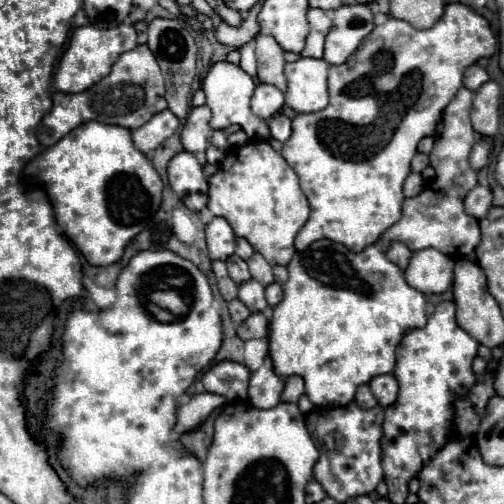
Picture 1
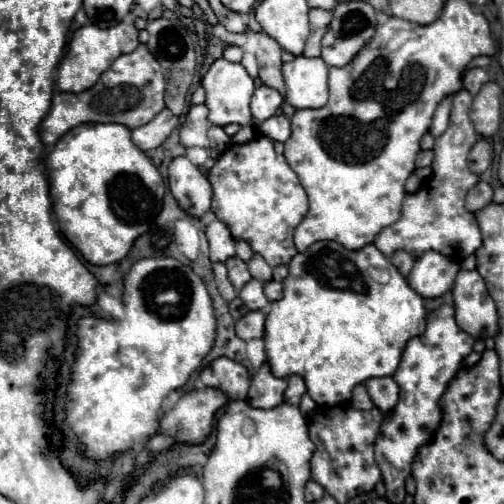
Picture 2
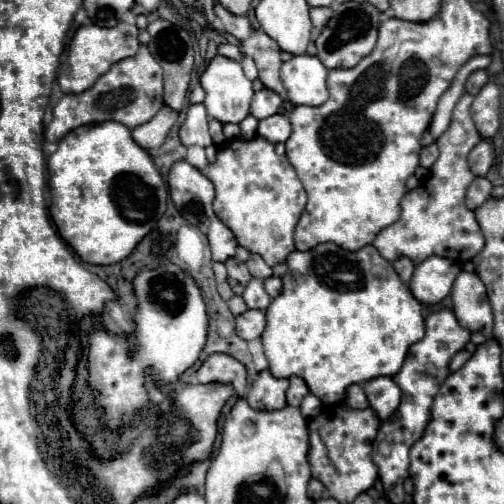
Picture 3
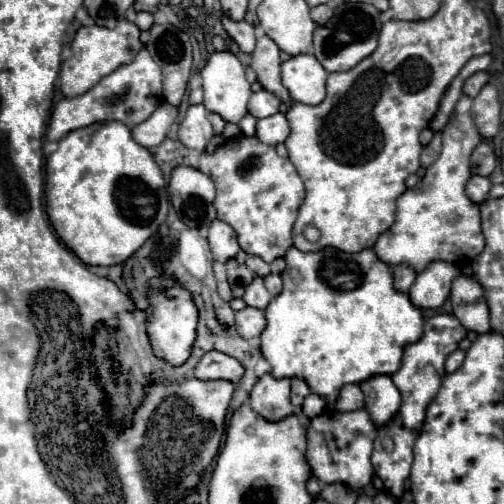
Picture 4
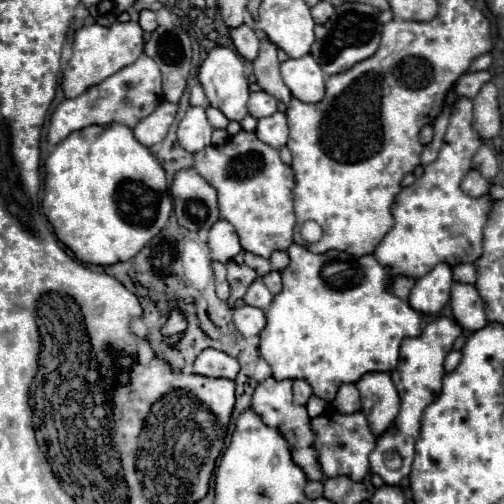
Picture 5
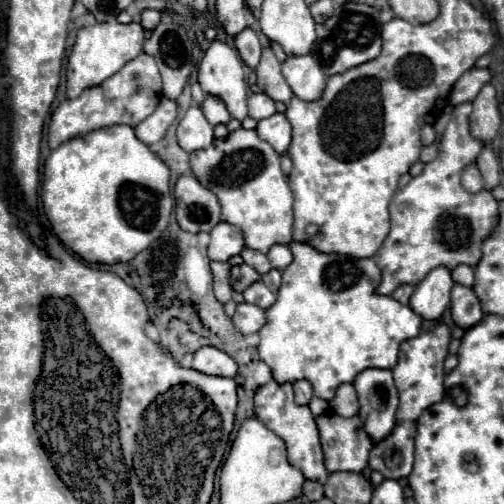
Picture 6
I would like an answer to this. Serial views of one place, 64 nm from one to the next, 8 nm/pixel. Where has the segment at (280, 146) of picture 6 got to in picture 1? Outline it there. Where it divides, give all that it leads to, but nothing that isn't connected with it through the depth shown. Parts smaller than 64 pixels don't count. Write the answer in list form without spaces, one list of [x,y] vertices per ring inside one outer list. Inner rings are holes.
[[[276,114],[268,120],[268,128],[270,128],[270,136],[286,142],[290,138],[290,118],[286,118],[284,114]]]

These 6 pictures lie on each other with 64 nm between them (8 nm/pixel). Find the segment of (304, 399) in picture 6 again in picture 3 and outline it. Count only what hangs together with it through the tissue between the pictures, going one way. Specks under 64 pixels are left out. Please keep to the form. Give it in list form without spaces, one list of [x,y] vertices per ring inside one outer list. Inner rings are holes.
[[[298,376],[290,378],[290,388],[288,388],[288,404],[292,406],[300,406],[302,398],[308,394],[308,386],[304,384],[304,380],[300,380]]]

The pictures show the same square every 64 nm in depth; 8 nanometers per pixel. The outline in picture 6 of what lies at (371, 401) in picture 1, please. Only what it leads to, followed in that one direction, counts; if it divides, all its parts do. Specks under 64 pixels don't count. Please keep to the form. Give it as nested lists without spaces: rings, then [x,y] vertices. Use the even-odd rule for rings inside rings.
[[[342,384],[336,390],[336,396],[330,400],[330,408],[340,416],[356,416],[358,414],[358,396],[352,384]]]

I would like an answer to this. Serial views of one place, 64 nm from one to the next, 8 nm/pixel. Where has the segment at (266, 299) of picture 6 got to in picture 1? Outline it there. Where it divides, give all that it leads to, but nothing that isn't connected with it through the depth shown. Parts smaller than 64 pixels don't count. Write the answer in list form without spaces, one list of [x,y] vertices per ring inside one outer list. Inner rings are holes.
[[[248,280],[240,286],[238,300],[242,300],[250,312],[262,312],[268,308],[268,302],[264,298],[264,284],[256,280]]]

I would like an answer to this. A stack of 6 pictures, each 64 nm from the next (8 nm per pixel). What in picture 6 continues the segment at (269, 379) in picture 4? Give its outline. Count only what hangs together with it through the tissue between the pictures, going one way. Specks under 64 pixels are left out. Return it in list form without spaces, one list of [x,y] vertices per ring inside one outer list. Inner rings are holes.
[[[274,380],[268,382],[266,386],[258,388],[256,398],[254,398],[254,406],[256,406],[258,420],[262,420],[262,424],[266,428],[272,428],[272,432],[276,432],[286,442],[288,462],[292,466],[296,466],[308,480],[316,480],[316,482],[324,484],[328,480],[328,470],[324,466],[324,454],[320,448],[320,436],[318,436],[316,420],[314,420],[308,406],[298,406],[294,402],[292,384],[278,384]]]

